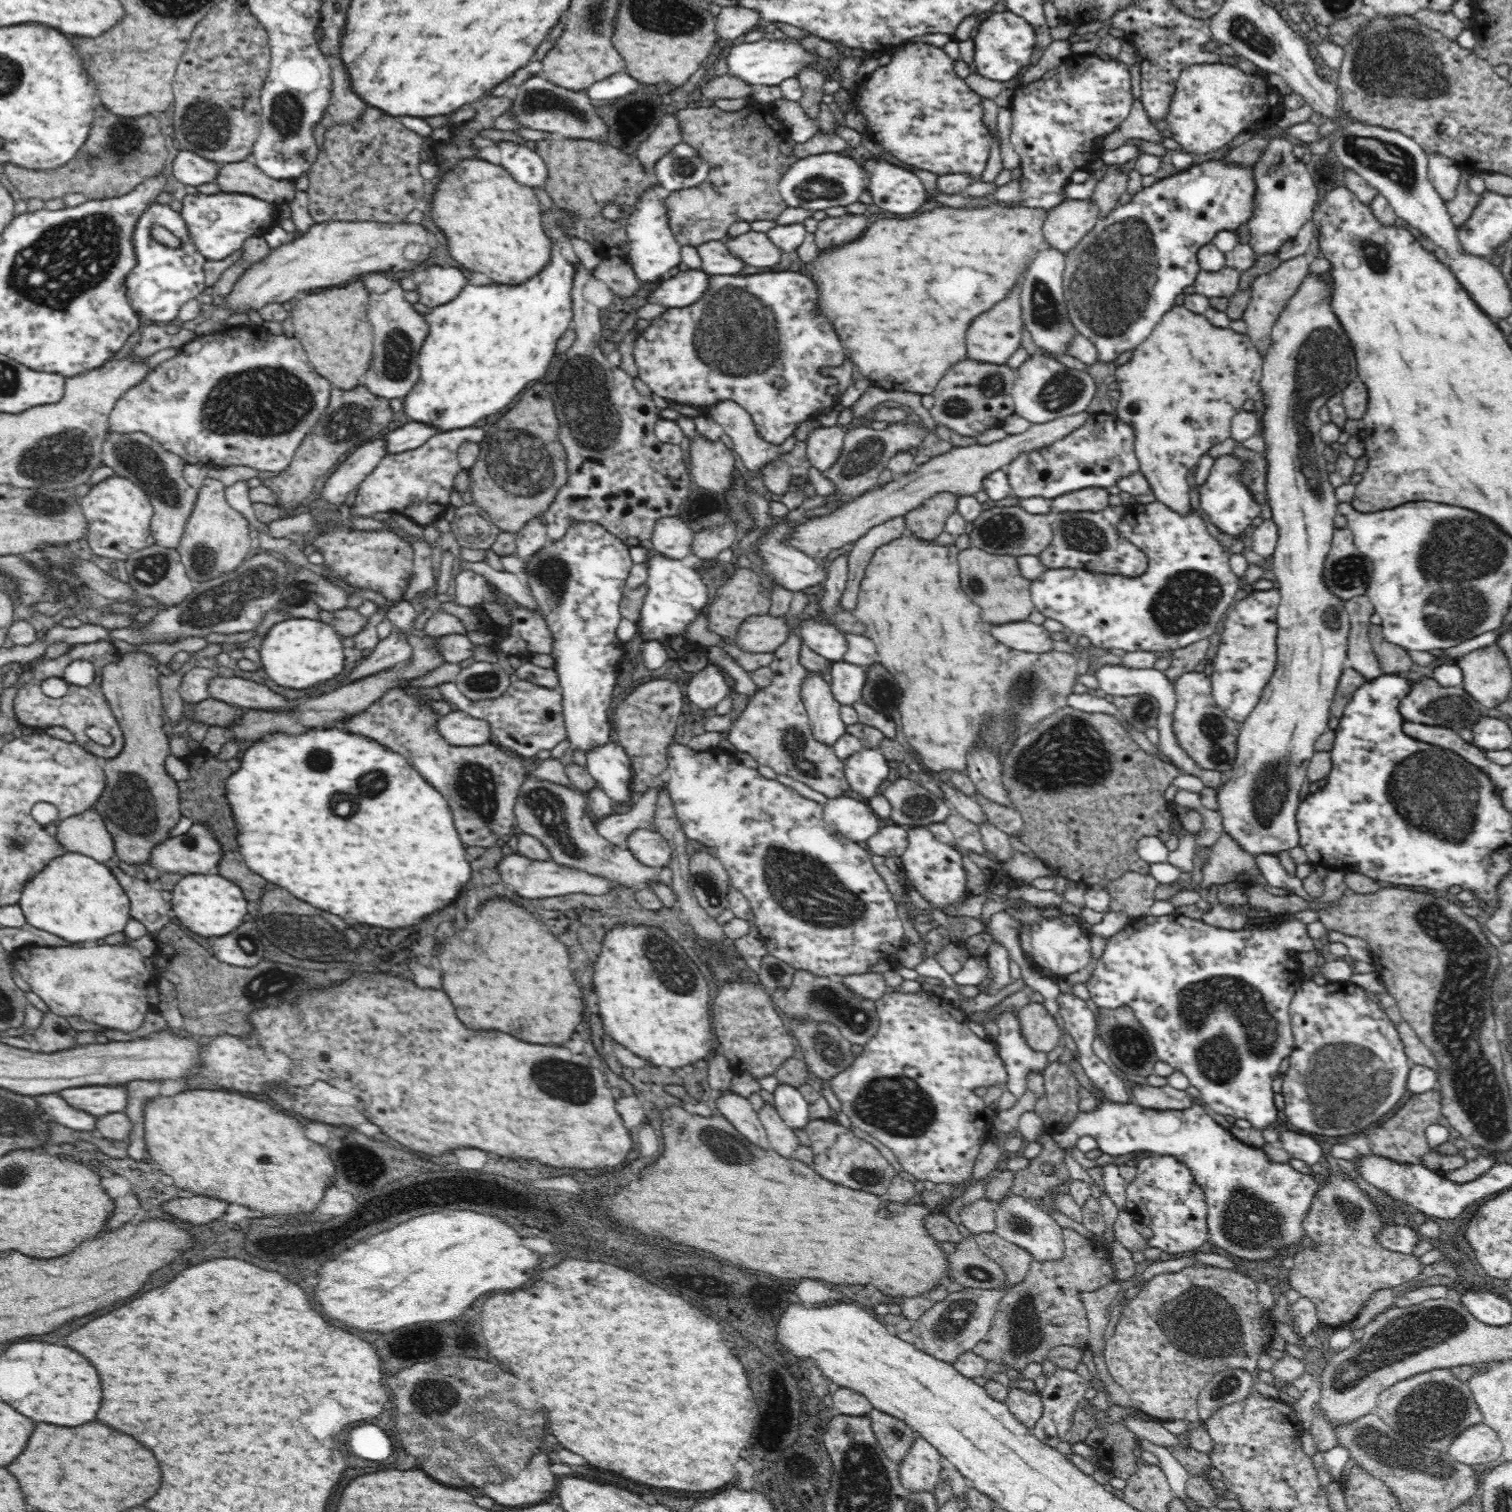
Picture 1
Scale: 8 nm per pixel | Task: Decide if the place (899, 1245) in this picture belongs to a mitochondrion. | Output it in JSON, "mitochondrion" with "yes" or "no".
{"mitochondrion":"no"}

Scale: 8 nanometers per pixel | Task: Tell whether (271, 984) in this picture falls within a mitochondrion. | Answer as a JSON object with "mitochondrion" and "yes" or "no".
{"mitochondrion":"yes"}

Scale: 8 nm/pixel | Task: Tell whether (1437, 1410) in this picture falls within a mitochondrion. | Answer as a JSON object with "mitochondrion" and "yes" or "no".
{"mitochondrion":"yes"}

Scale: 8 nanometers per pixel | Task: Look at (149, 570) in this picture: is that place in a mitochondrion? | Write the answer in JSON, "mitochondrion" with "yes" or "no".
{"mitochondrion":"yes"}

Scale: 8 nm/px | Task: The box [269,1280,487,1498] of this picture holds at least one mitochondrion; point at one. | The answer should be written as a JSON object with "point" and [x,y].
{"point":[434,1398]}

